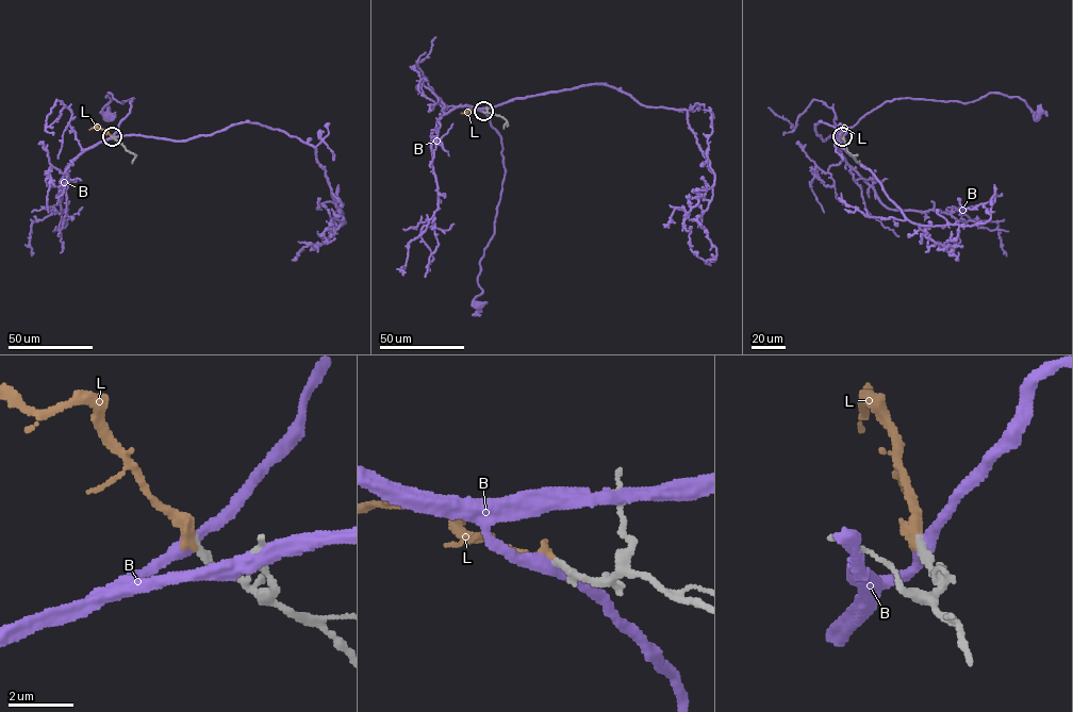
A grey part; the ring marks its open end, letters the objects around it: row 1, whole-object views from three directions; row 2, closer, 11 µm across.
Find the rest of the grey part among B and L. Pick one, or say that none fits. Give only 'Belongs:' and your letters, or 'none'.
Belongs: L

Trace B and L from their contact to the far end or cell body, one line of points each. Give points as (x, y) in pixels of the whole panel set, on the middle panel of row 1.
B: (483, 111), (500, 135), (506, 170), (494, 234), (479, 262), (477, 282), (482, 292), (474, 299), (477, 305)
L: (483, 111), (474, 109), (461, 113)

